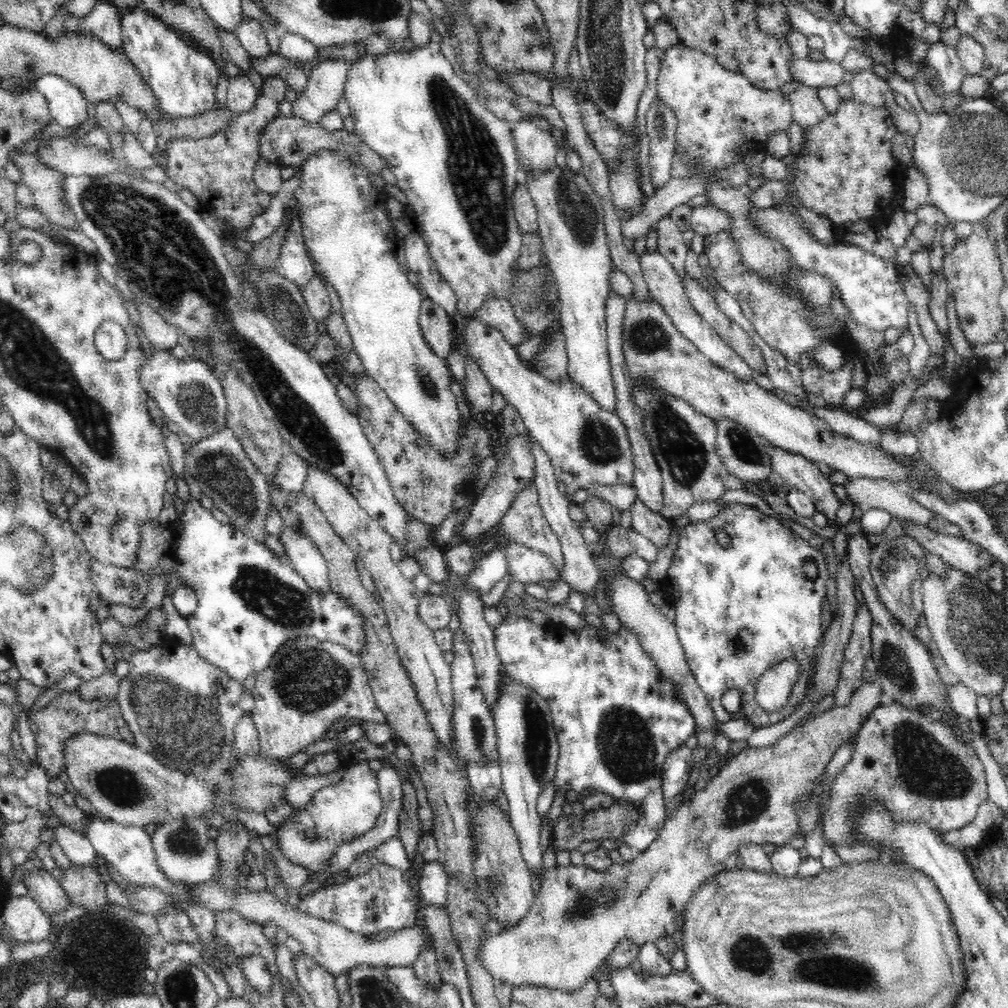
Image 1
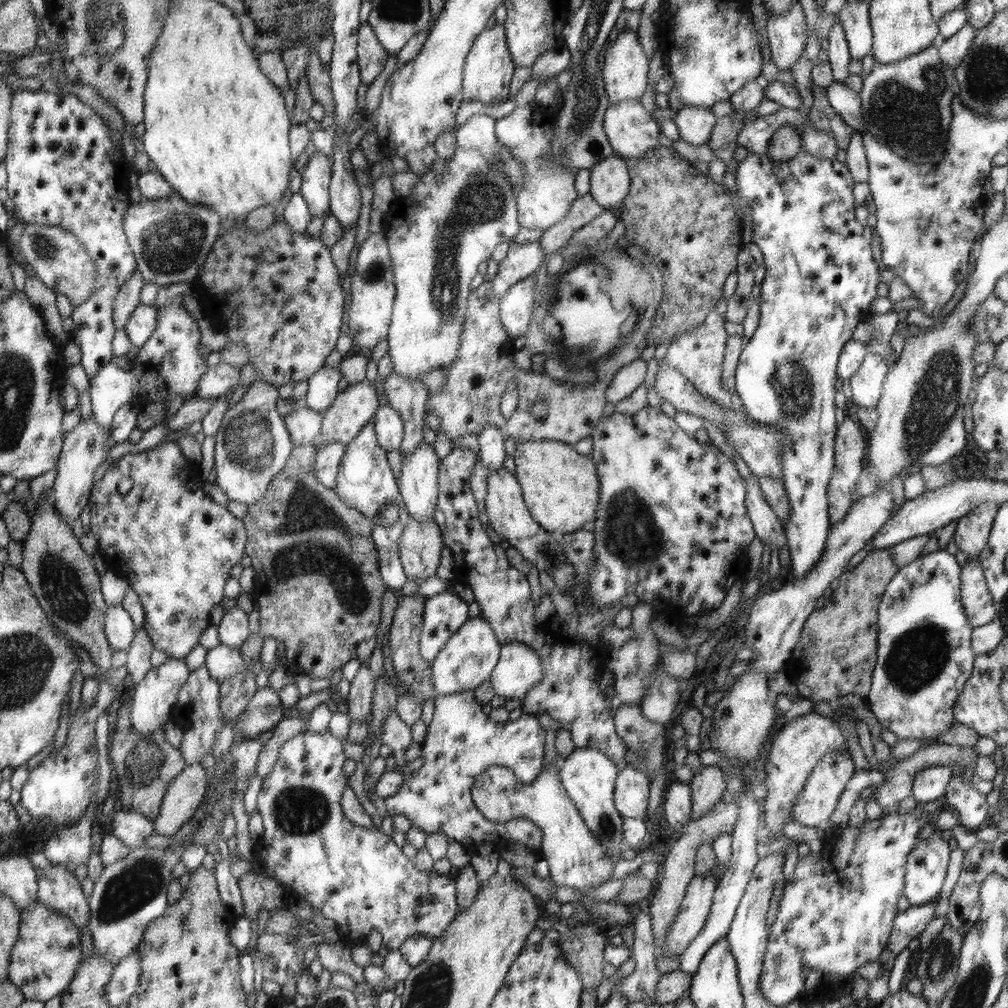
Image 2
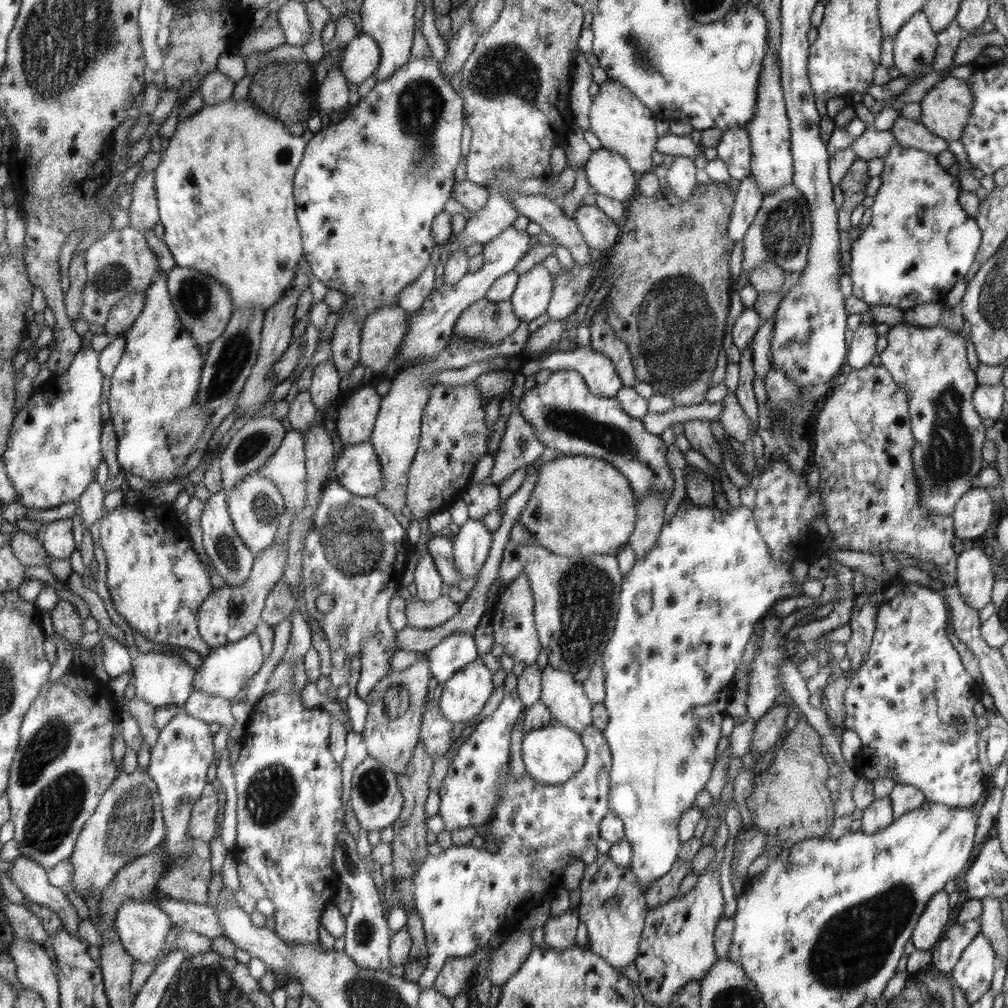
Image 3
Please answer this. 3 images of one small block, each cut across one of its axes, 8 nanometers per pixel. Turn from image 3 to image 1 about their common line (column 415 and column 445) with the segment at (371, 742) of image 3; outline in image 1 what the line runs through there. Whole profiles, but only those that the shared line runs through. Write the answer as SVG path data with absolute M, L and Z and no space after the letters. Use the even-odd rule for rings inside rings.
M307 461L309 466L308 477L301 491L310 498L314 505L323 512L332 529L346 542L346 544L357 555L362 566L370 572L378 596L393 636L402 666L406 669L413 687L416 689L422 708L426 711L431 729L438 737L438 741L449 750L451 757L458 766L463 767L466 772L467 766L462 757L456 753L455 739L452 734L452 704L453 688L451 685L451 666L444 661L442 651L436 642L434 631L430 630L418 615L418 604L420 604L422 590L416 586L415 580L402 577L398 564L390 557L390 544L393 539L385 530L374 521L364 508L358 505L356 498L343 486L337 477L315 469Z

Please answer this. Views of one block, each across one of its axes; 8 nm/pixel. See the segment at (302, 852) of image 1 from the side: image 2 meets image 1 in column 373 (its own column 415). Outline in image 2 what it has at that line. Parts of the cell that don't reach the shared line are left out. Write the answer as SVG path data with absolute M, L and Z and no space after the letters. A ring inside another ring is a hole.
M473 691L436 695L433 719L428 724L425 740L421 743L424 763L417 771L405 775L401 789L385 798L390 816L404 814L416 828L426 834L444 834L462 846L479 846L496 840L516 840L539 851L544 835L541 827L526 817L506 823L494 823L480 812L472 800L471 788L476 776L489 766L506 766L514 772L517 782L528 785L541 776L544 762L546 733L535 714L522 713L514 721L503 723L490 720Z

